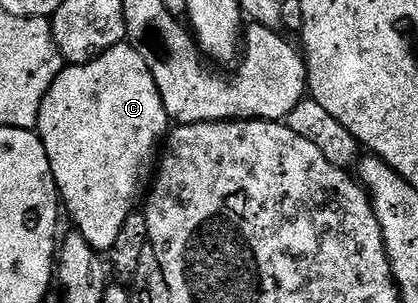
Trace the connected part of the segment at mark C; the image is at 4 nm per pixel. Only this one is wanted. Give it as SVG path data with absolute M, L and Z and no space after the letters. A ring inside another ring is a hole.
M123 43L86 65L67 64L46 92L36 132L44 143L48 163L52 163L61 204L65 212L66 209L70 212L77 232L82 233L94 249L113 249L124 223L135 212L134 200L142 189L142 181L149 182L155 172L160 146L168 133L166 108L152 79L152 71L148 71L148 63L144 63L133 45Z

